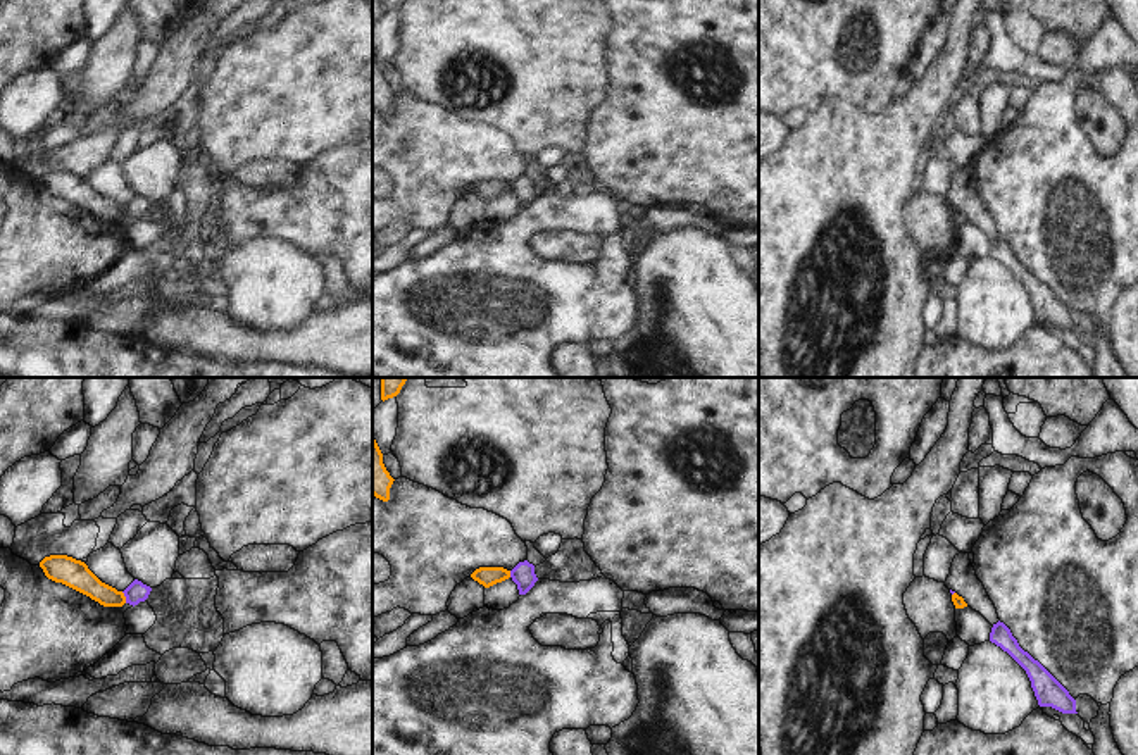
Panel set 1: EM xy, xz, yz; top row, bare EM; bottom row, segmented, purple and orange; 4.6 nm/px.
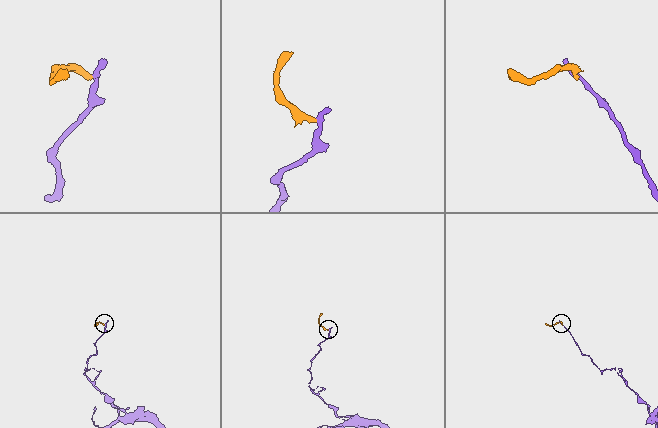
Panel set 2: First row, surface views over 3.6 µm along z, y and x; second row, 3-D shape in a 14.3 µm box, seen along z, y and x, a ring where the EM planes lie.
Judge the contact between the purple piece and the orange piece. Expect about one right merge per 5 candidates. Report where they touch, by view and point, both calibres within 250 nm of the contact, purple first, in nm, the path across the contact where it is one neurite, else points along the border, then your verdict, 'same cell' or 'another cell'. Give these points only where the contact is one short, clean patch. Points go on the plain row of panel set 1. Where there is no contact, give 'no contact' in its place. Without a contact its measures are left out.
meets purple in xy at (125, 209); 100 nm thick on the purple side, 130 nm on the other; border along xy (121, 205), (126, 216); another cell

